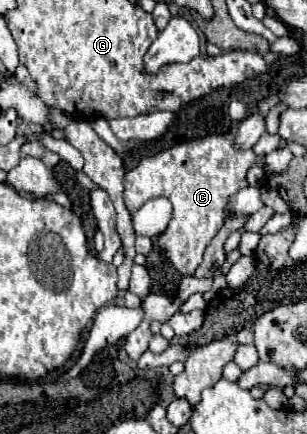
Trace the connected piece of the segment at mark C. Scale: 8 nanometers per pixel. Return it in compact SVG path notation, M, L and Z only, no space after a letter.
M234 133L208 135L178 143L166 151L144 157L134 169L126 171L124 177L124 201L130 213L138 211L148 199L166 197L174 205L174 219L168 229L160 235L158 245L166 251L170 263L182 273L192 275L202 261L202 253L210 239L220 231L226 219L226 203L232 193L246 183L246 171L256 161L252 149L236 151Z

